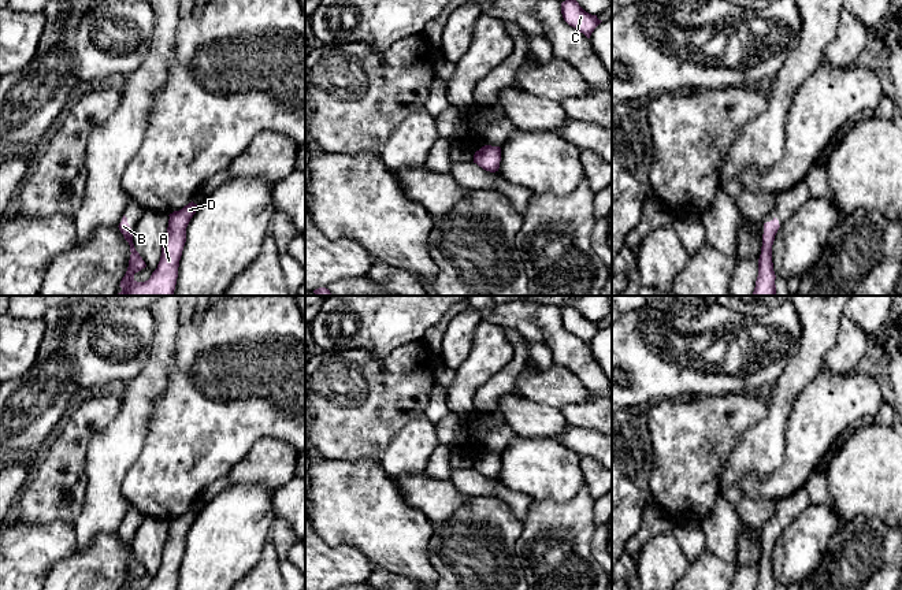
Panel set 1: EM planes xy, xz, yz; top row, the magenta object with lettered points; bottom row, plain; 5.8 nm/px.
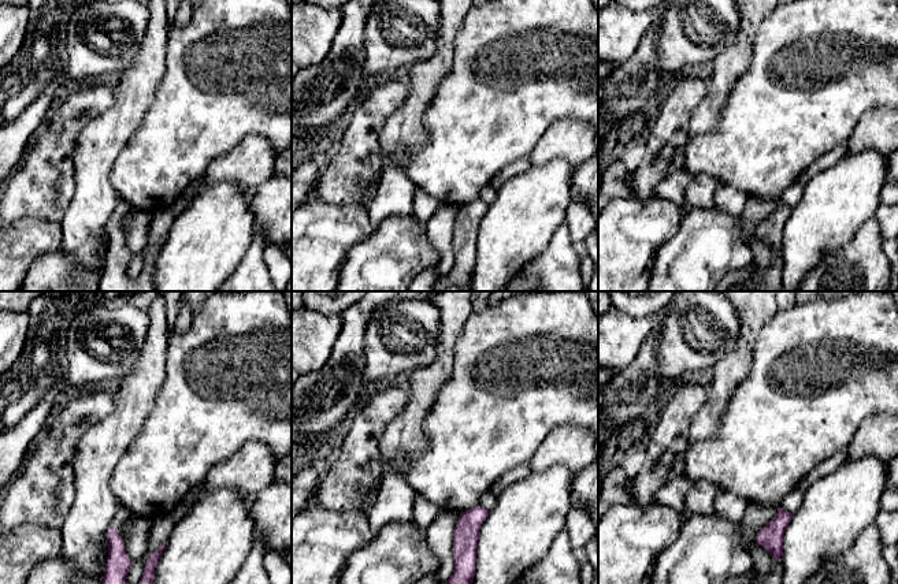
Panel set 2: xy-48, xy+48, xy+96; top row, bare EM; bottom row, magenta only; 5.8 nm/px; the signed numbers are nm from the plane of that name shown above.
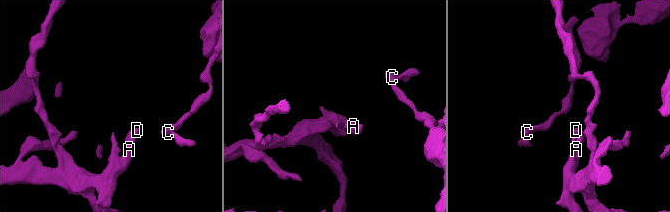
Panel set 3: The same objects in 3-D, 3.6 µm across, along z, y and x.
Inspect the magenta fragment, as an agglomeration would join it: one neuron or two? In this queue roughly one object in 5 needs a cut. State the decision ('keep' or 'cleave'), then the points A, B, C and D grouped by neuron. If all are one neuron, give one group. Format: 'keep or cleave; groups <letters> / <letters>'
keep; groups A B C D

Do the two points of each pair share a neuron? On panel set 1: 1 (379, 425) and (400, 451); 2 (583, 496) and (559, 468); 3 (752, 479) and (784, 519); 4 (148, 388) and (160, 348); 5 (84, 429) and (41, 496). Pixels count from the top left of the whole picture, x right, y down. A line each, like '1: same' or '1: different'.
1: different
2: different
3: different
4: same
5: same

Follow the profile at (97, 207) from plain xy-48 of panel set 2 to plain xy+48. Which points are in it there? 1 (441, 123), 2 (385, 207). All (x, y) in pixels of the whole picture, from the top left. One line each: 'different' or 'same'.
1: different
2: same

